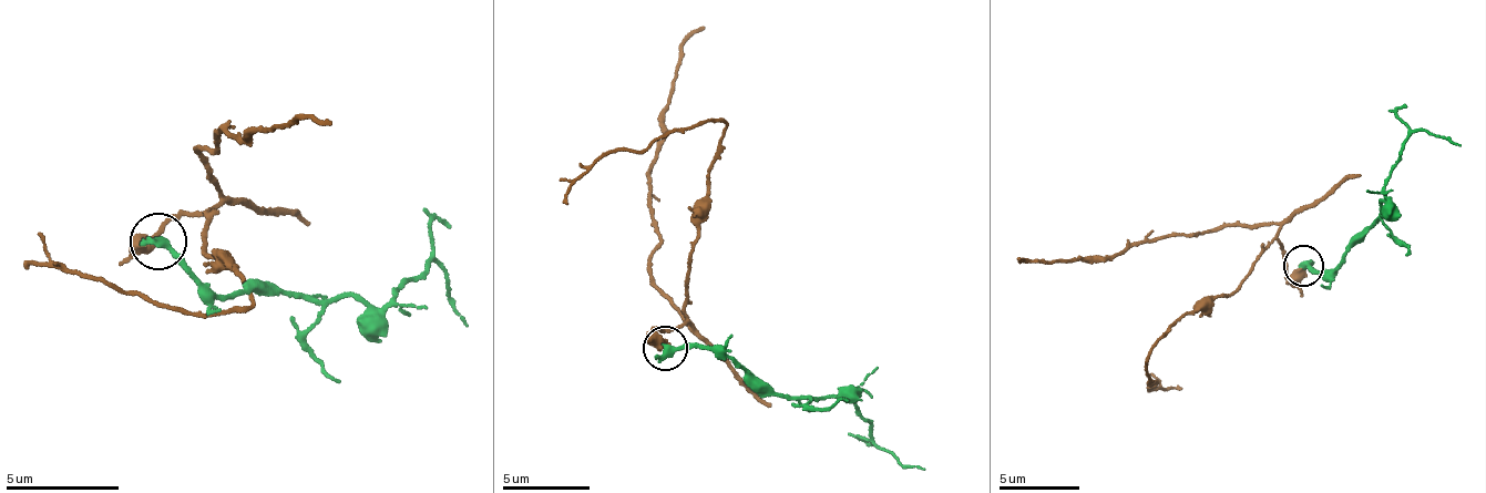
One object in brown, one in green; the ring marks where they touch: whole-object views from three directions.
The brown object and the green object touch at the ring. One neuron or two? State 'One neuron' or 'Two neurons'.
Two neurons

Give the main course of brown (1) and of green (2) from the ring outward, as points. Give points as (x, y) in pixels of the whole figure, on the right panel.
1: (1303, 266), (1291, 274), (1272, 243), (1241, 286), (1150, 351), (1148, 390), (1180, 387)
2: (1303, 266), (1326, 273), (1370, 228), (1389, 197), (1392, 166), (1416, 132), (1441, 135), (1459, 145)

